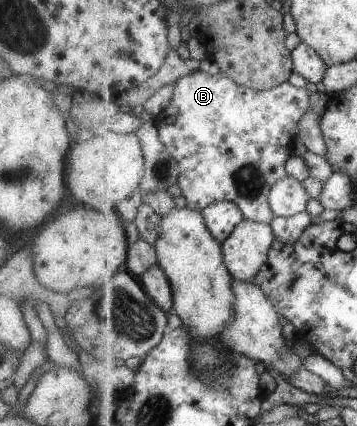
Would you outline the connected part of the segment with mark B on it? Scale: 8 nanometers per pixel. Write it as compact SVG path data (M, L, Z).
M200 71L191 72L175 80L172 85L174 85L174 97L165 109L166 112L162 114L164 120L157 120L157 128L160 130L160 140L164 142L164 146L168 148L170 154L172 154L178 162L180 175L177 178L177 185L181 188L182 196L187 202L186 207L191 210L204 211L206 206L209 206L212 202L220 200L229 201L234 202L242 210L245 218L254 220L255 222L262 222L263 224L271 224L276 217L274 216L274 212L270 210L268 194L270 194L274 182L277 182L280 178L287 177L286 162L293 156L293 141L298 134L298 124L300 124L302 116L304 116L304 114L308 112L308 108L310 108L311 93L305 88L296 88L296 86L292 86L290 82L284 82L280 84L280 86L268 90L254 90L237 84L232 78L229 78L222 72L215 76L210 76L210 74L205 74Z

